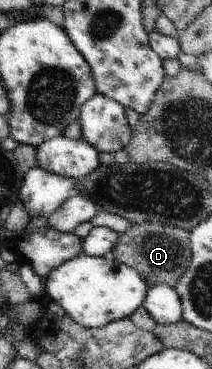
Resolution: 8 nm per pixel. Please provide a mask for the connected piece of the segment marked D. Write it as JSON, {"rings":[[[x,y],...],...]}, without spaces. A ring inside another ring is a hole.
{"rings":[[[140,223],[119,235],[118,244],[113,248],[110,257],[139,272],[148,288],[158,283],[166,283],[170,288],[176,288],[178,279],[186,272],[191,261],[190,235],[190,231],[180,227],[162,223]]]}

